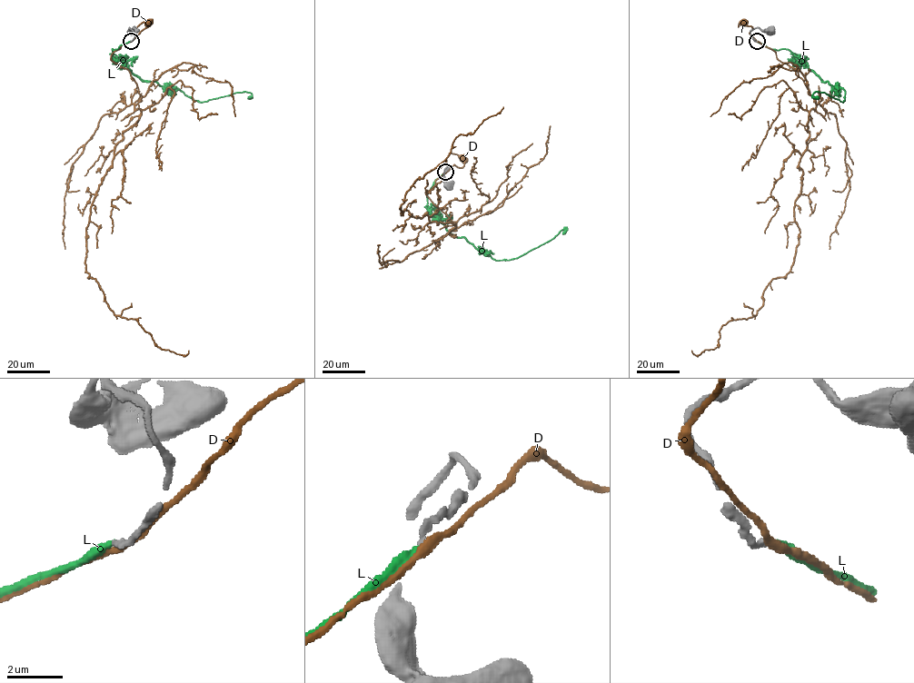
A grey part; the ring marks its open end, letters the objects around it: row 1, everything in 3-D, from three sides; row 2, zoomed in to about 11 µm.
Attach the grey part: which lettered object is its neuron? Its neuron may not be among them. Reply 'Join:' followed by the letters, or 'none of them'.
Join: L

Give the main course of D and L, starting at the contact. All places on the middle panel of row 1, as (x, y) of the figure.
D: (446, 171), (425, 193), (457, 227), (401, 214), (406, 193), (454, 139), (503, 106)
L: (445, 172), (427, 194), (431, 214), (456, 236), (463, 237), (497, 261), (520, 257), (566, 227), (562, 233)

